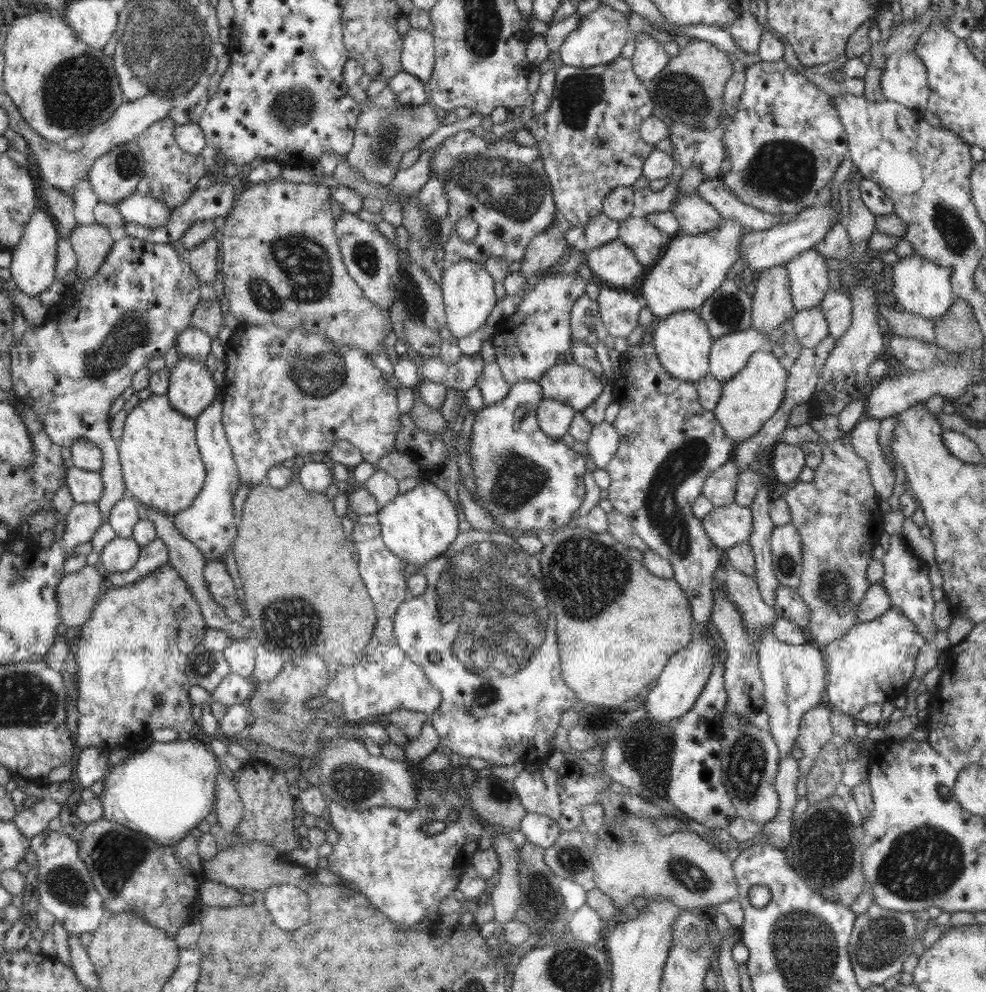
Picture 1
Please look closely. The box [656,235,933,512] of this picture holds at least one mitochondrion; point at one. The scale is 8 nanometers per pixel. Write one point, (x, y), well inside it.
(727, 309)

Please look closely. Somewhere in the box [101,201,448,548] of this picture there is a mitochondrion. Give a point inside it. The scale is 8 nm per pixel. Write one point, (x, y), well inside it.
(304, 264)

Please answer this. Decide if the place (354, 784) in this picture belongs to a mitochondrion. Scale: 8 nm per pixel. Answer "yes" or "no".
yes

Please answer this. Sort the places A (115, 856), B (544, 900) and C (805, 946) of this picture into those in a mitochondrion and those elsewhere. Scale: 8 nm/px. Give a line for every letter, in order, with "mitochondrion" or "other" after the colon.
A: mitochondrion
B: mitochondrion
C: mitochondrion

